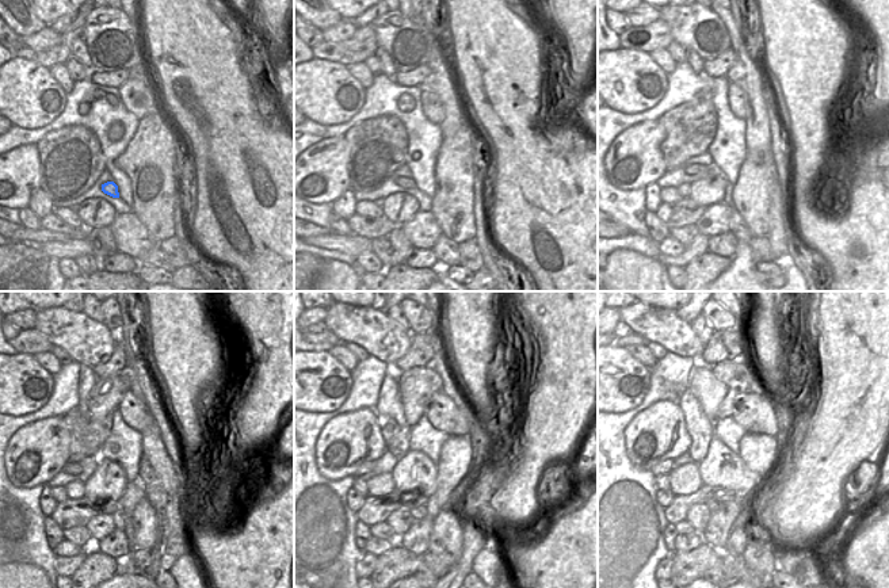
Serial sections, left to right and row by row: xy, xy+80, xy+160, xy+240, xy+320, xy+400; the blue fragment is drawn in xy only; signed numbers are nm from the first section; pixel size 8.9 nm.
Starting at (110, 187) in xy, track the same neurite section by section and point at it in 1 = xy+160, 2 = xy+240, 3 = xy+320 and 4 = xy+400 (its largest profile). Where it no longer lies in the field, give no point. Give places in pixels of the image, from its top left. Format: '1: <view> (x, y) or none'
1: xy+160 (674, 178)
2: xy+240 (81, 470)
3: xy+320 (385, 464)
4: xy+400 (666, 466)

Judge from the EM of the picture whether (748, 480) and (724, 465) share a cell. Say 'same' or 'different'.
same

